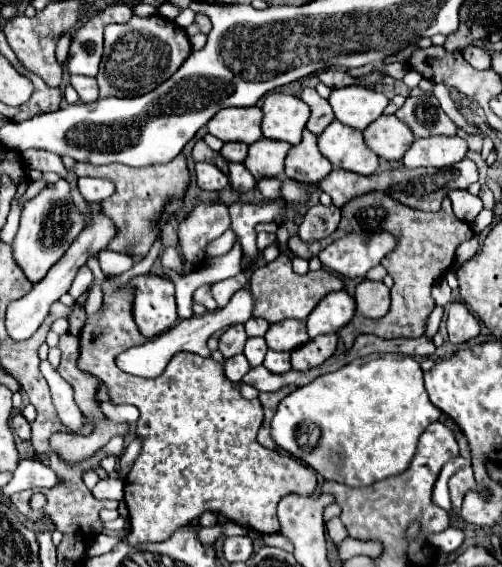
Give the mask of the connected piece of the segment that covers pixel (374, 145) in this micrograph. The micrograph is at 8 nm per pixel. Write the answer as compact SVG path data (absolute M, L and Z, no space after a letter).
M379 116L365 130L365 144L385 160L401 160L413 144L411 128L397 116Z

